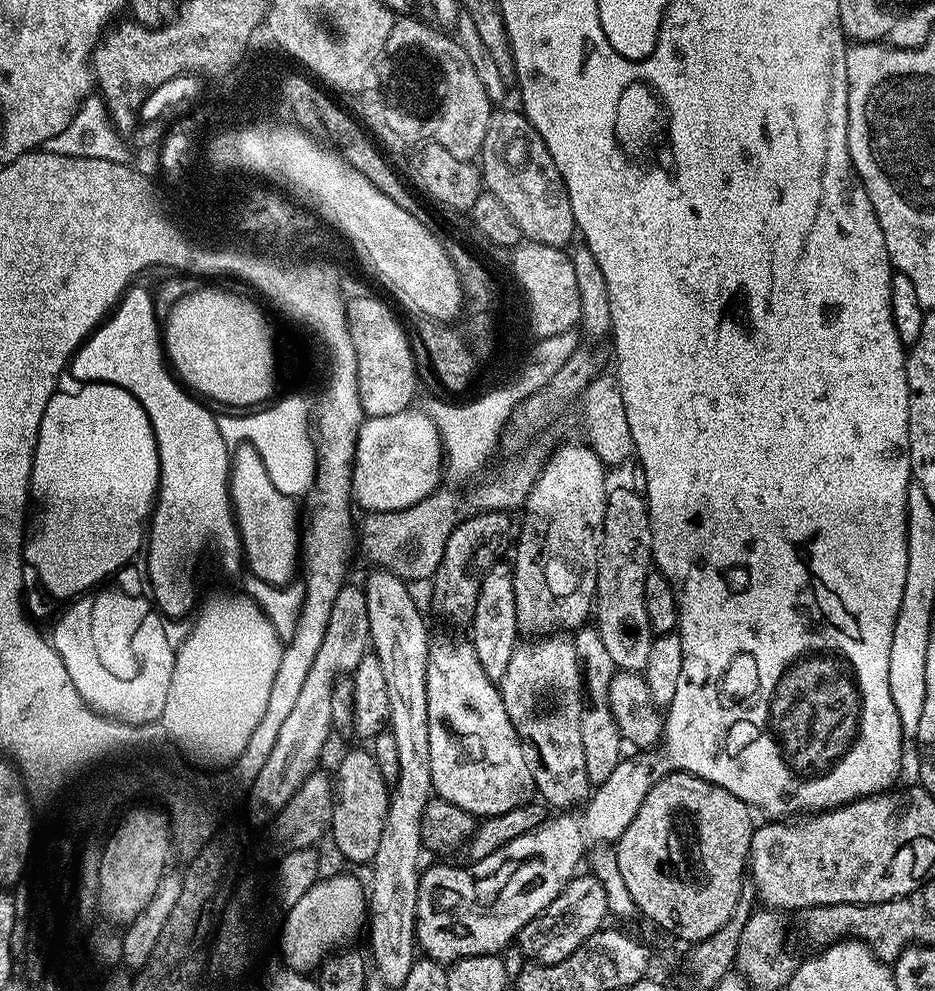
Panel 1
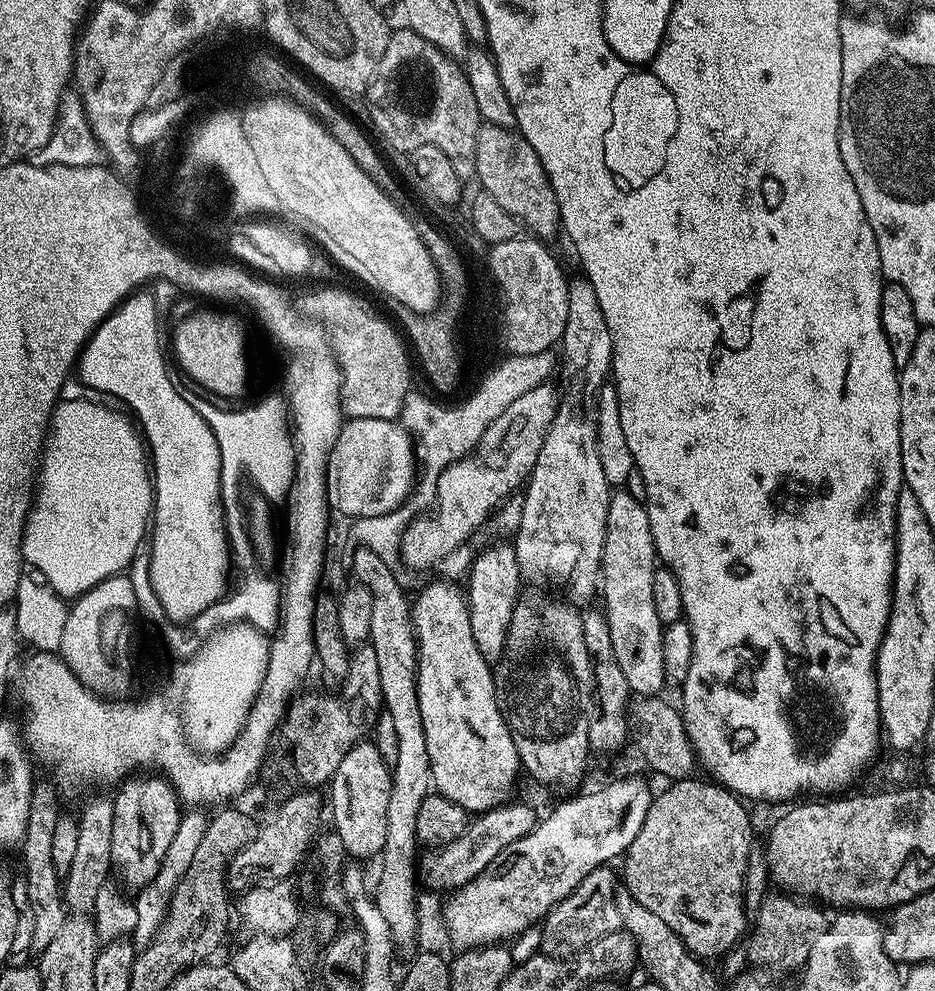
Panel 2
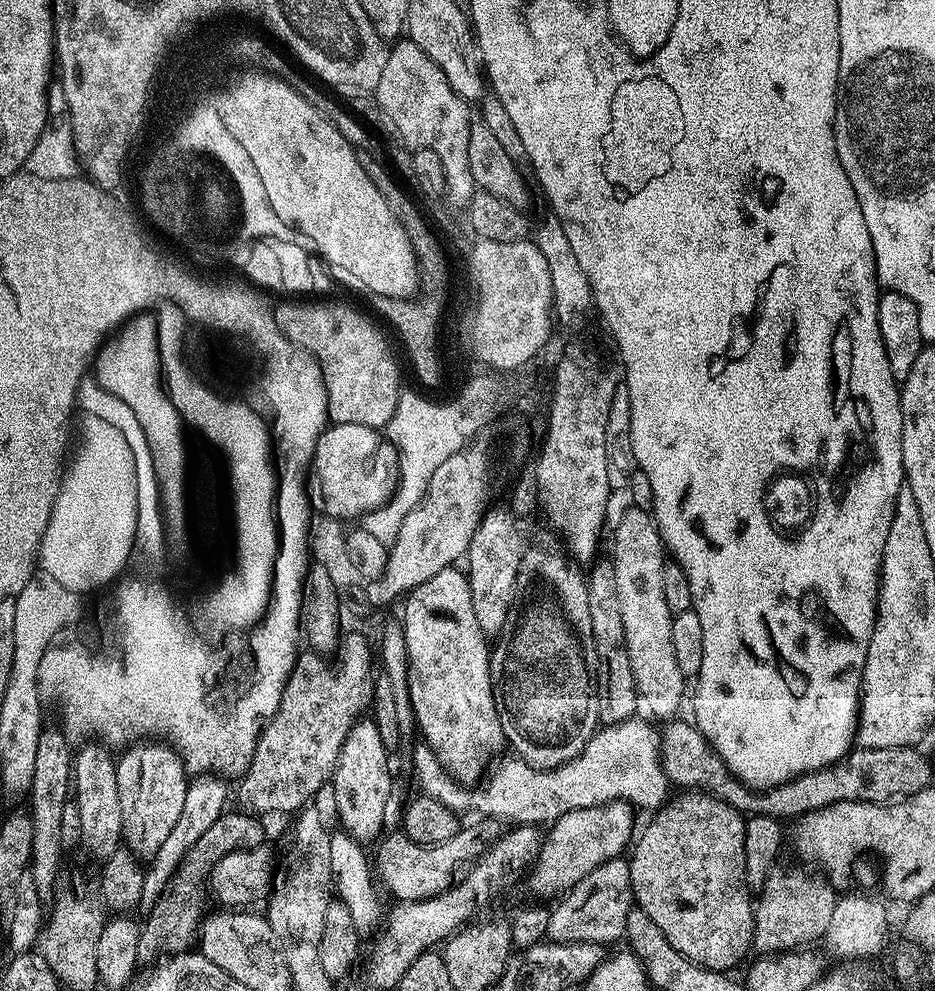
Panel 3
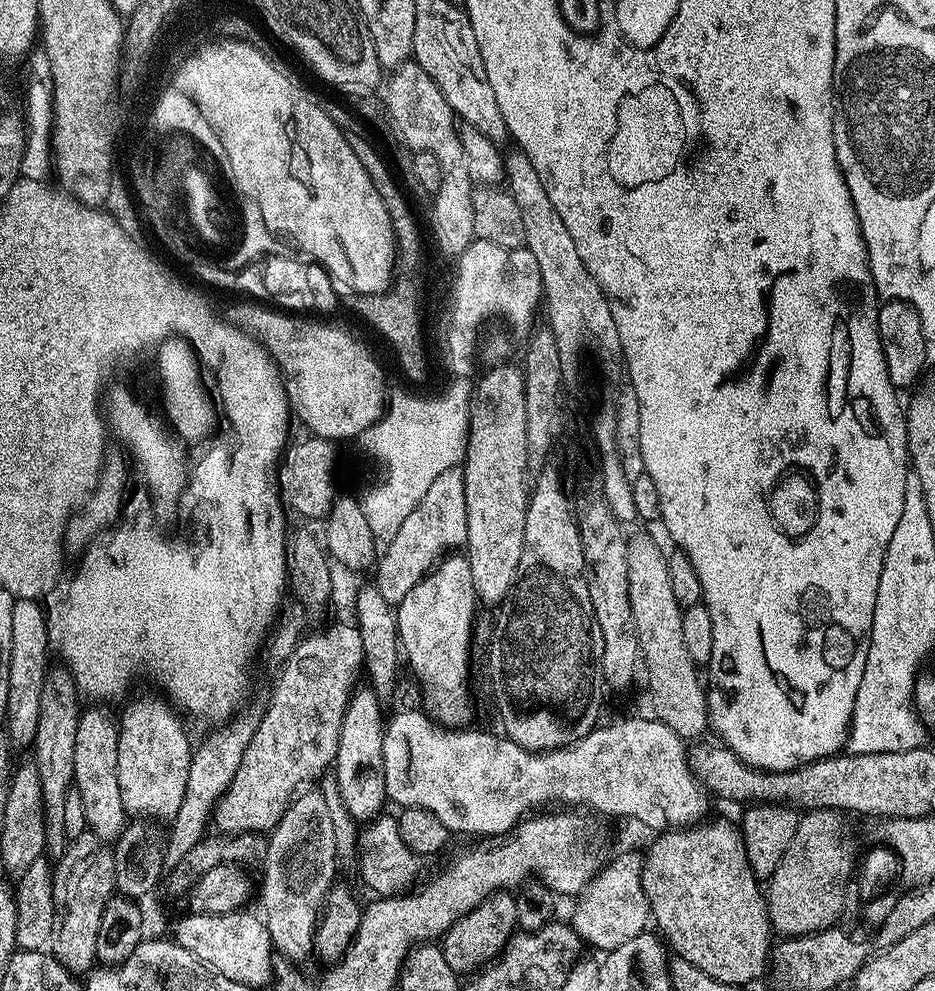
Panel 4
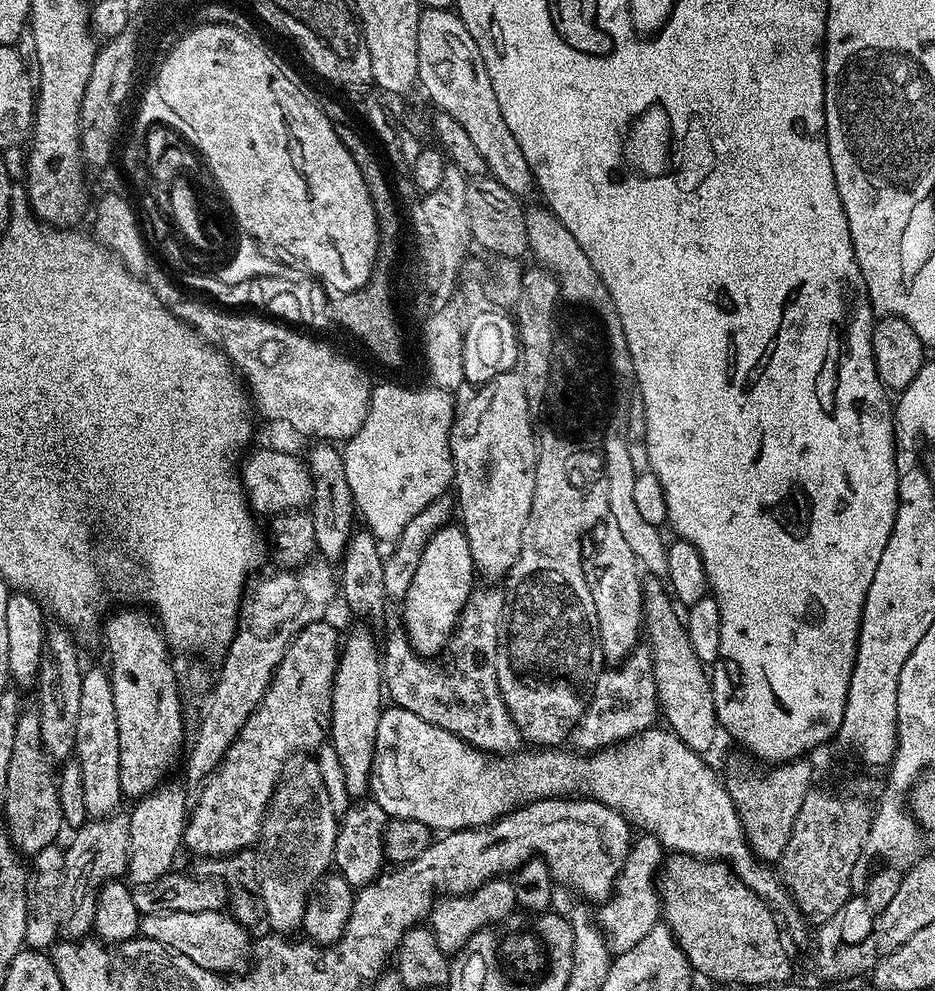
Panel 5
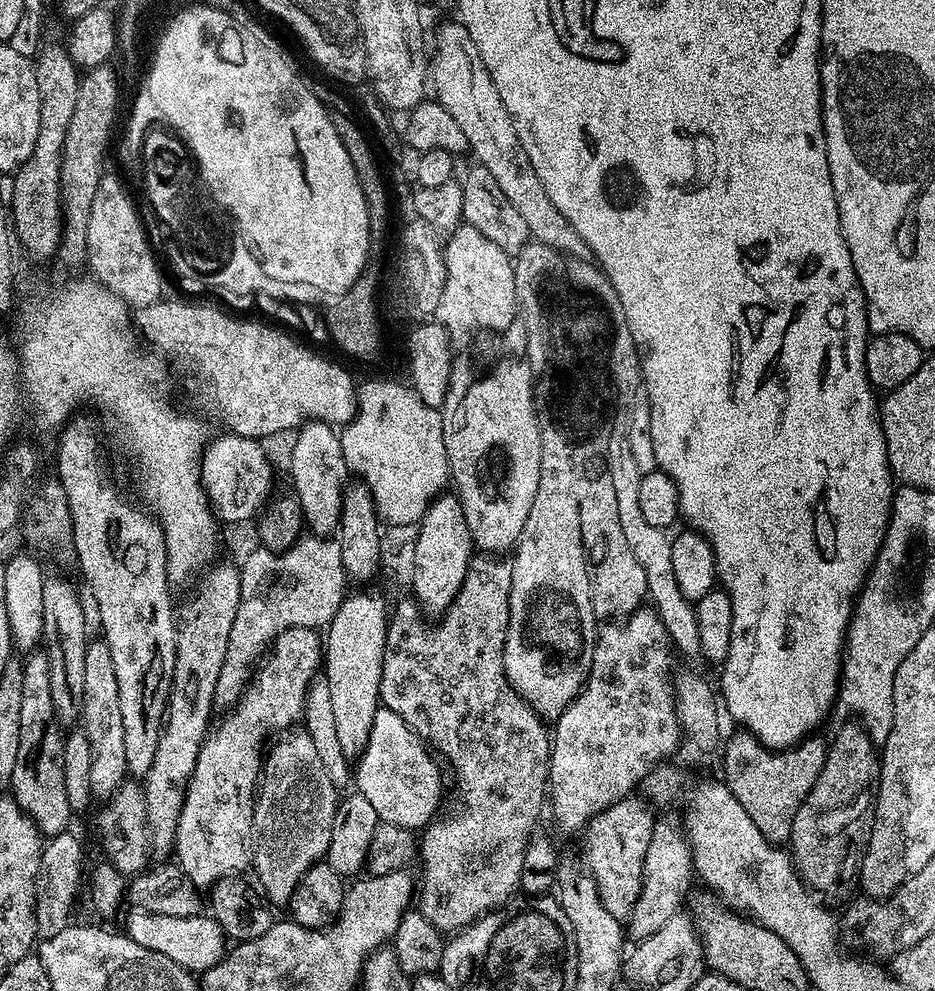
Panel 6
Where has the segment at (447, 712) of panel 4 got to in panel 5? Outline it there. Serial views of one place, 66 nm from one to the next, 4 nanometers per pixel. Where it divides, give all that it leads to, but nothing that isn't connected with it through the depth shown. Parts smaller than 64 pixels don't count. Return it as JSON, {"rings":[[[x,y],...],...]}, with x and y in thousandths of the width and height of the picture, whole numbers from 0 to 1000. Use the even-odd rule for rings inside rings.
{"rings":[[[480,527],[455,547],[443,583],[430,604],[430,637],[448,662],[466,664],[470,658],[472,661],[478,655],[479,645],[488,635],[488,627],[492,625],[492,617],[510,589],[511,578],[503,559],[503,547],[498,547],[498,539],[491,528]]]}

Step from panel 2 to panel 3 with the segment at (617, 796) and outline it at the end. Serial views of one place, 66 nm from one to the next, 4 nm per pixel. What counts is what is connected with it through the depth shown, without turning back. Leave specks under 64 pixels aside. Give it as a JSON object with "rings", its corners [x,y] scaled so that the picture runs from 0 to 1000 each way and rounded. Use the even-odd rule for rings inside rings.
{"rings":[[[653,807],[628,816],[610,817],[598,823],[589,832],[587,844],[585,841],[578,853],[578,863],[571,875],[564,881],[566,898],[573,904],[598,905],[622,886],[627,886],[627,882],[644,876],[650,868],[660,867],[666,861],[663,859],[667,855],[671,857],[678,848],[676,819],[677,812],[671,807]]]}

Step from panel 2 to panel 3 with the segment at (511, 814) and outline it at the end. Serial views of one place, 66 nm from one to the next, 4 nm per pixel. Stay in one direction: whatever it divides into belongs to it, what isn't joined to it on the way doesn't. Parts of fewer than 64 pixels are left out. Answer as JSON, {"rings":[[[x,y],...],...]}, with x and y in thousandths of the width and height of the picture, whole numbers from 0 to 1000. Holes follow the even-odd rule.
{"rings":[[[509,825],[506,828],[506,831],[497,830],[492,834],[483,846],[464,853],[447,853],[431,839],[416,839],[401,853],[402,864],[400,860],[400,880],[409,896],[411,891],[410,899],[420,900],[425,909],[435,910],[462,906],[486,896],[496,881],[509,869],[514,868],[537,843],[537,831],[534,827]]]}

